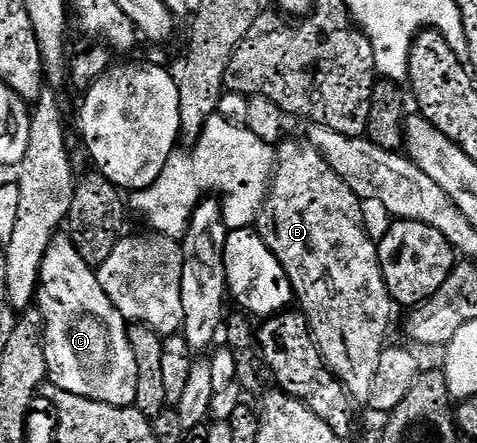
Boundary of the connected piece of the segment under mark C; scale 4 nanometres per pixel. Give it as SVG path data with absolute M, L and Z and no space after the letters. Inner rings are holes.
M53 236L42 259L35 304L43 317L42 364L46 377L62 391L110 403L123 409L135 406L138 395L138 363L130 351L128 325L107 298L97 270L87 265L71 236Z

